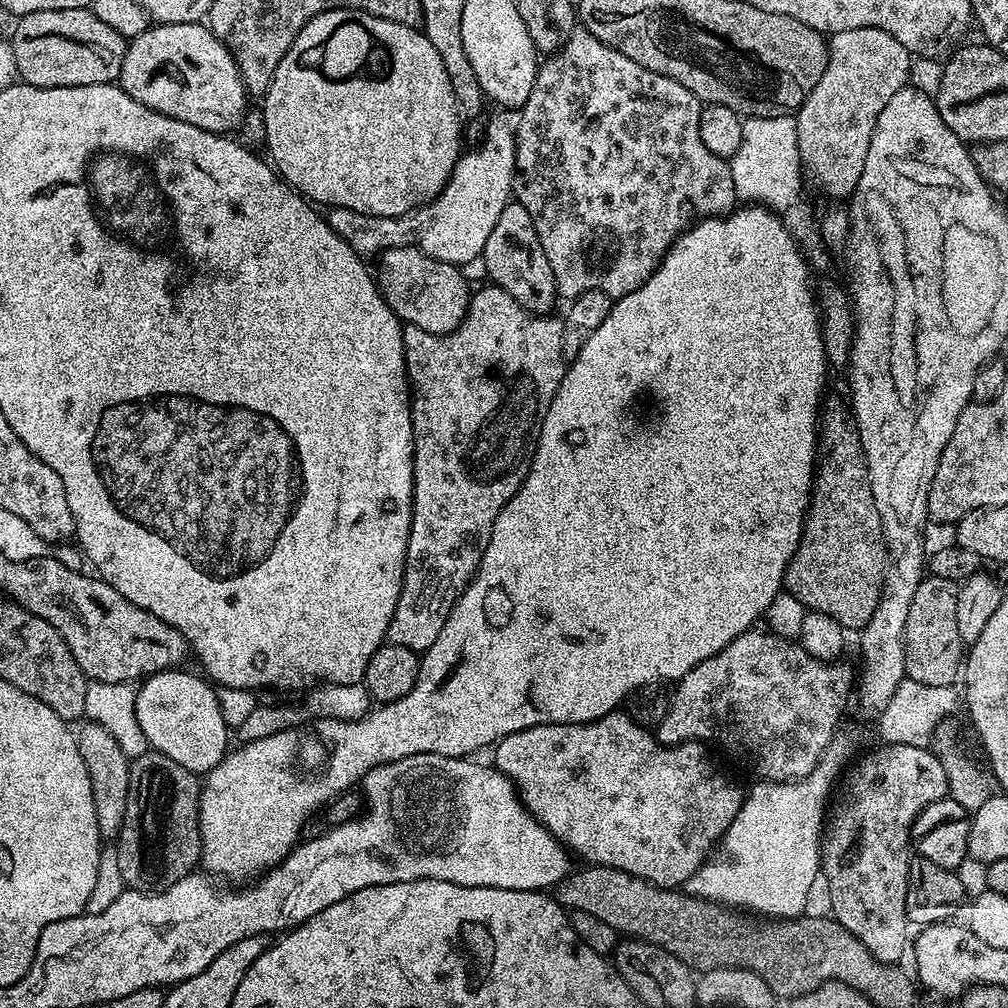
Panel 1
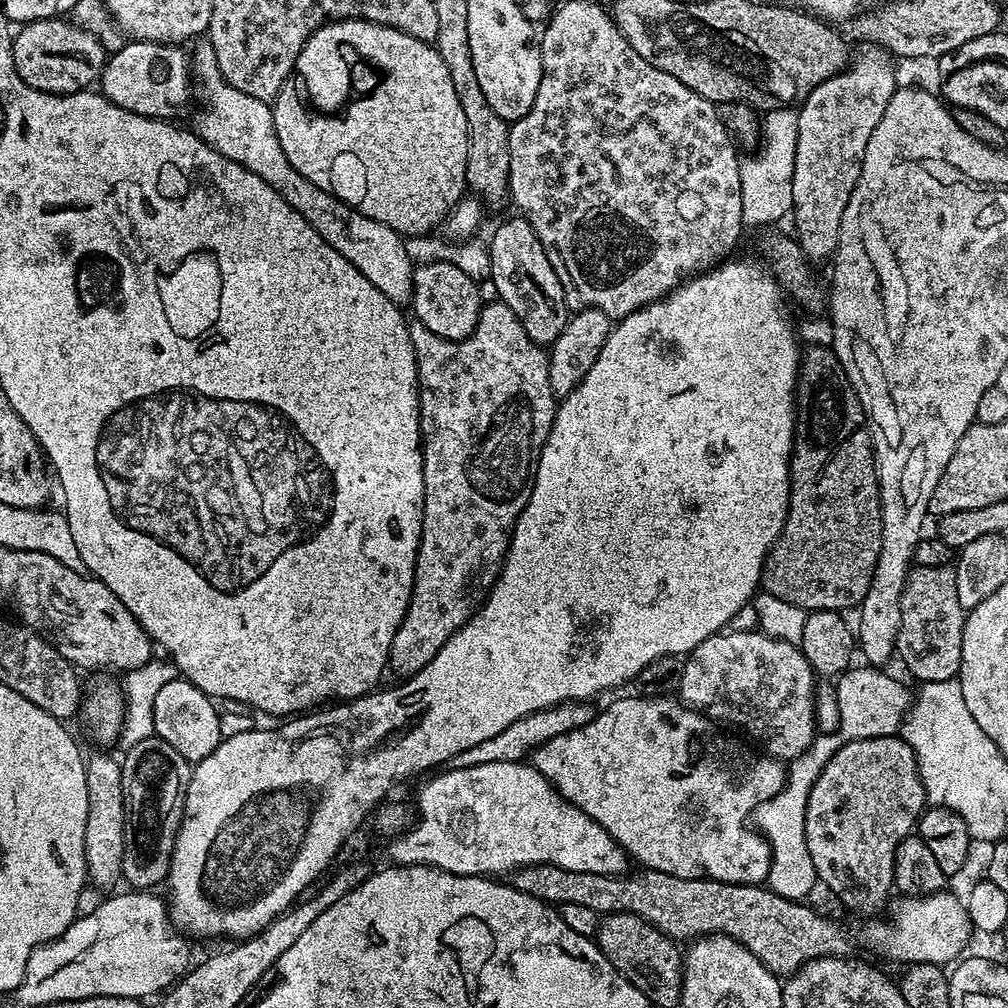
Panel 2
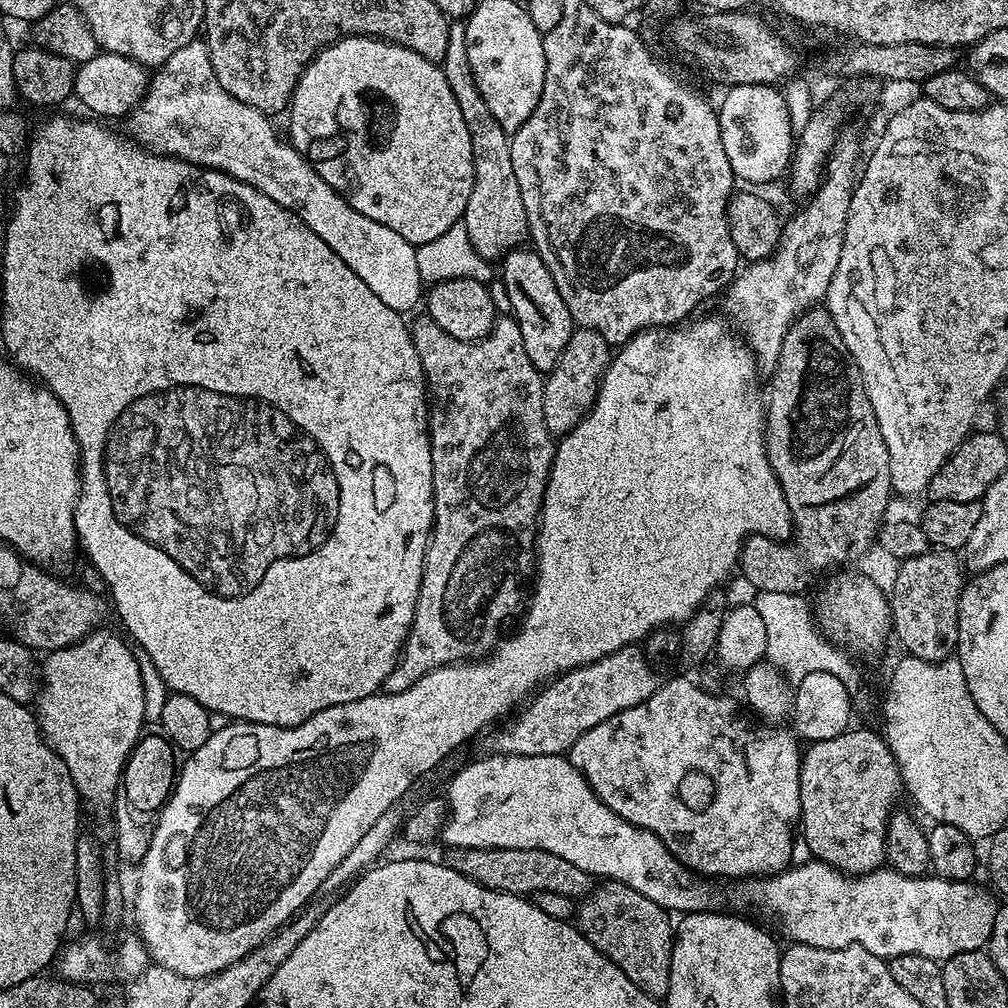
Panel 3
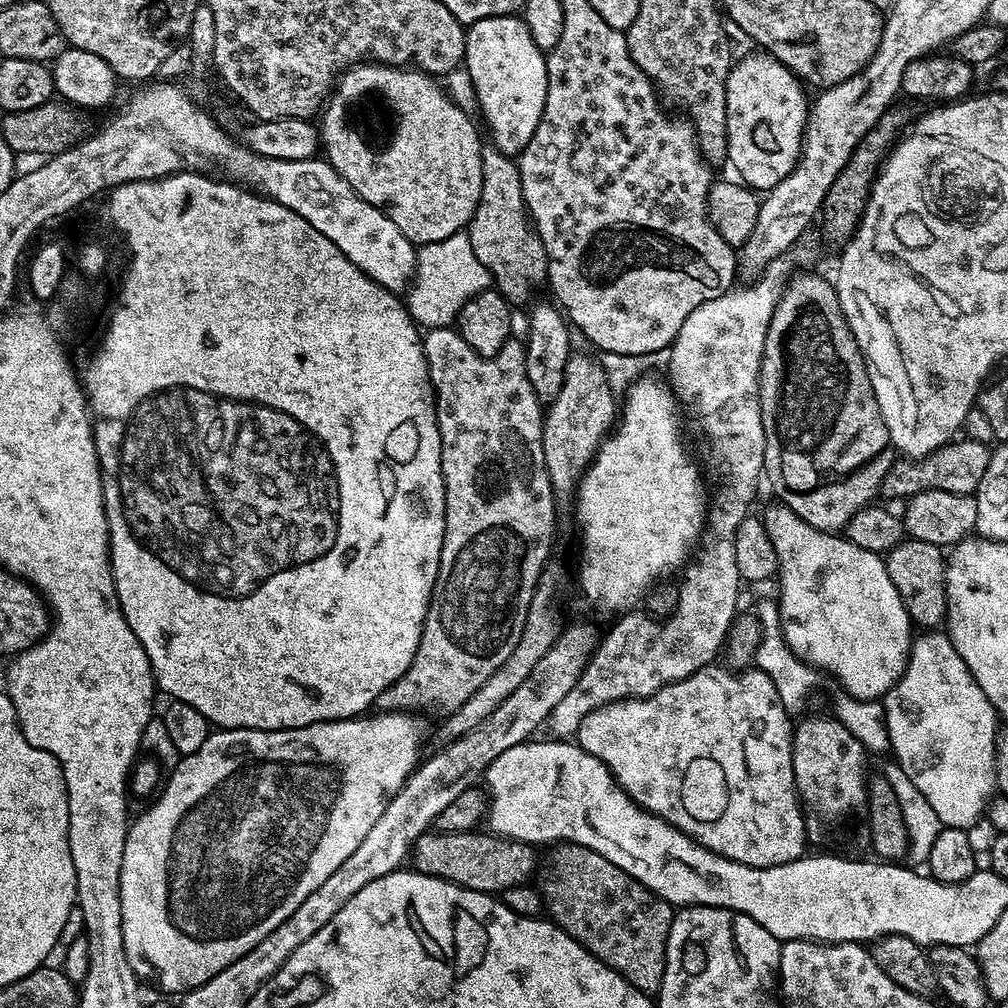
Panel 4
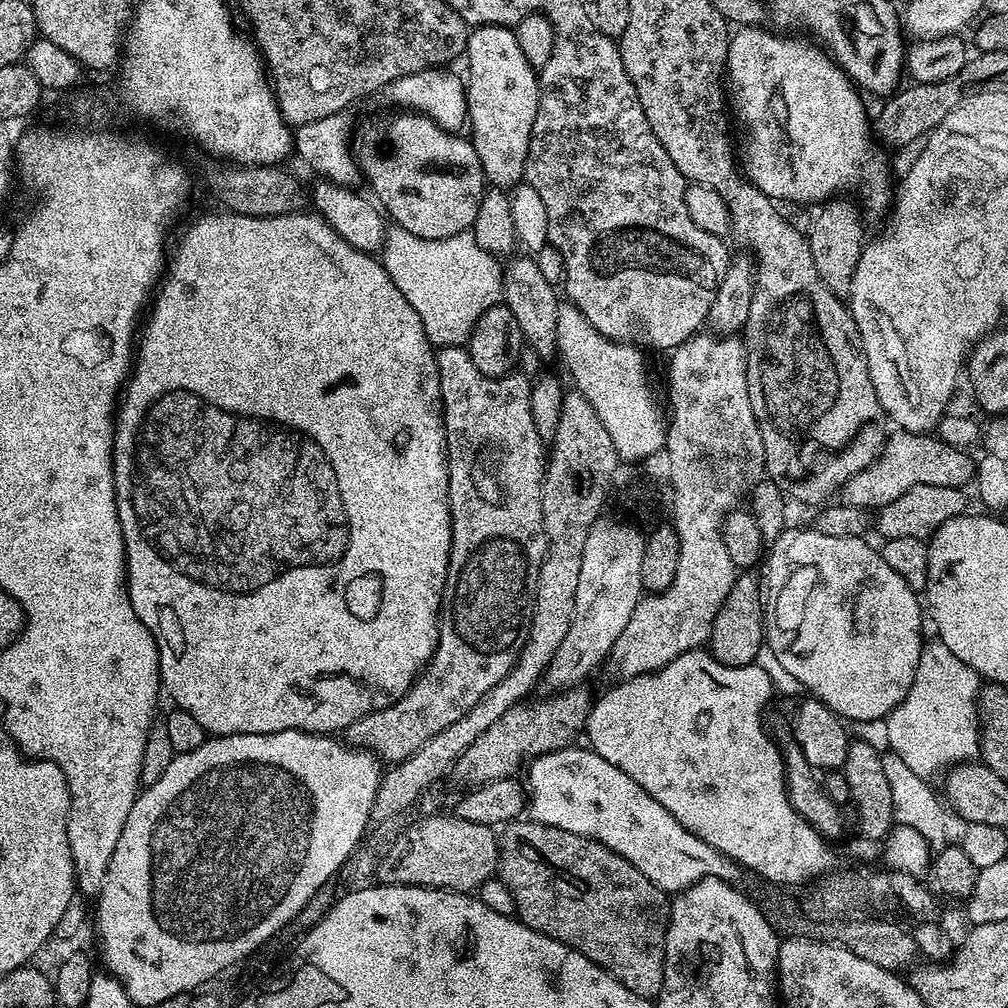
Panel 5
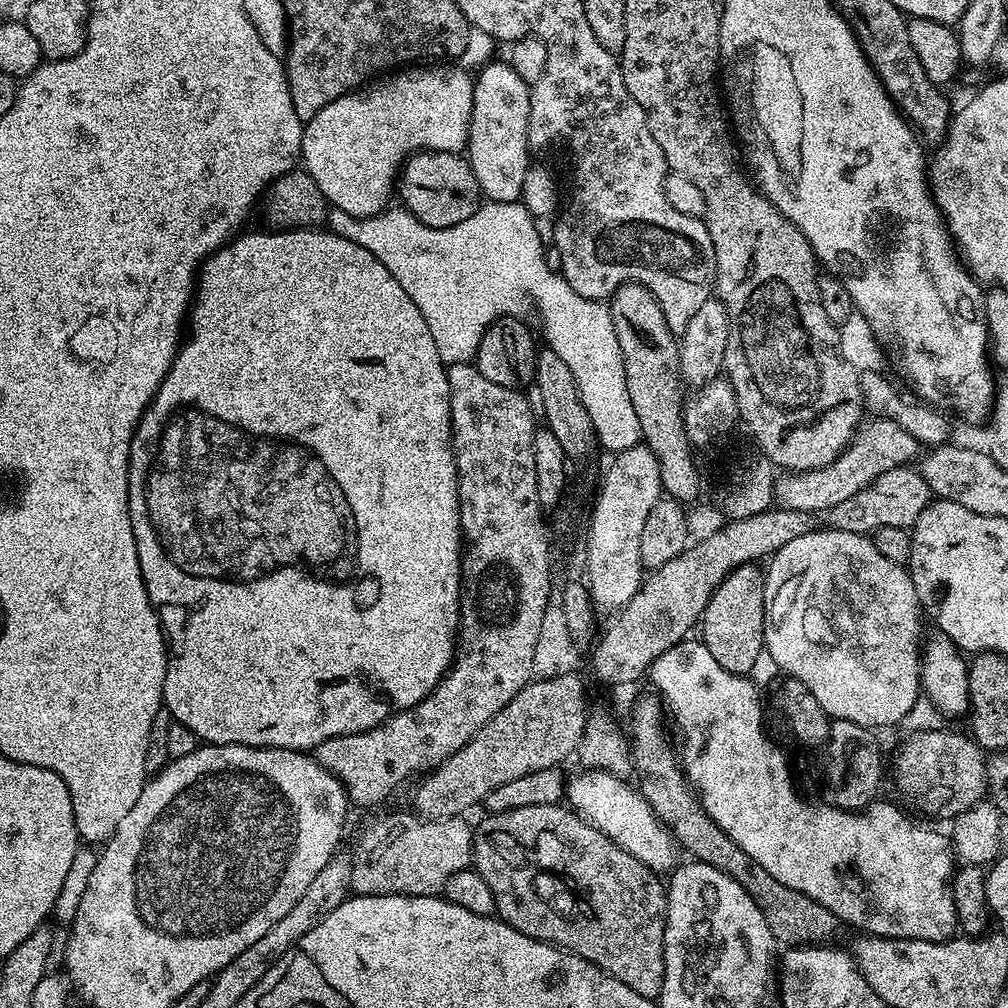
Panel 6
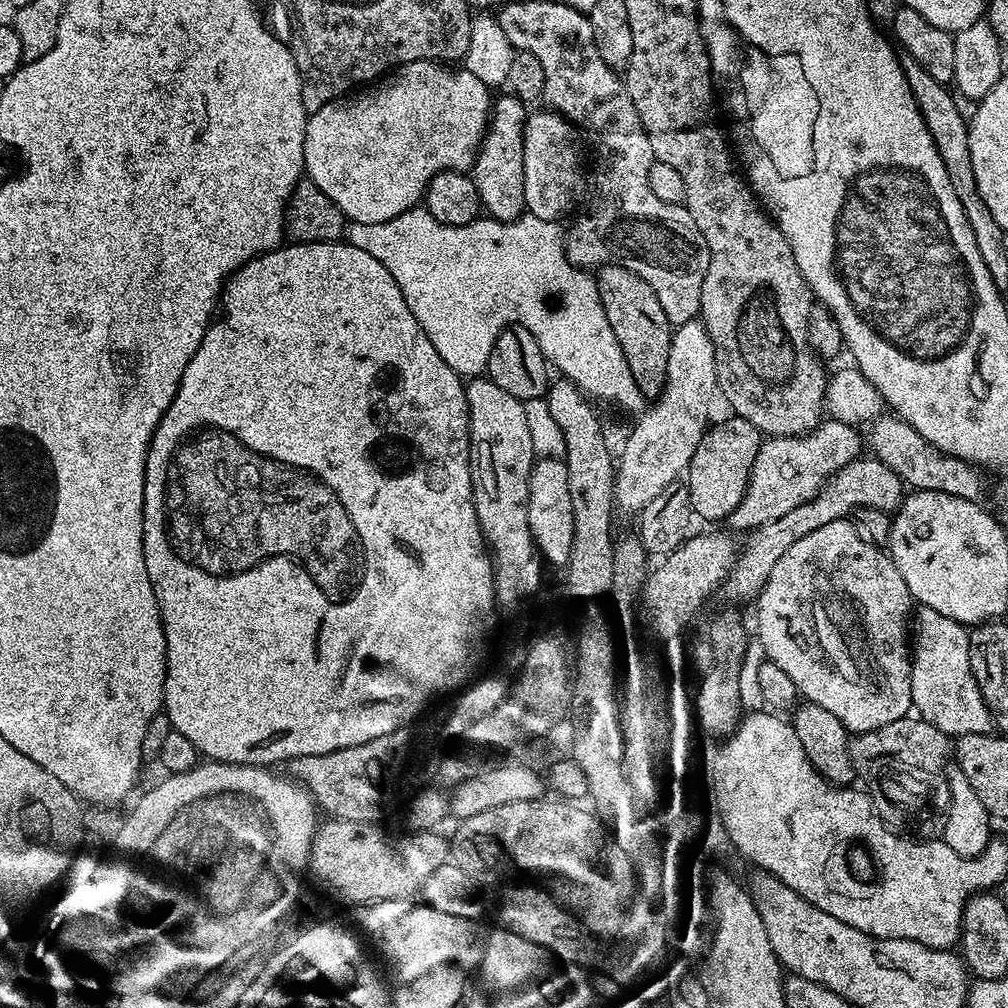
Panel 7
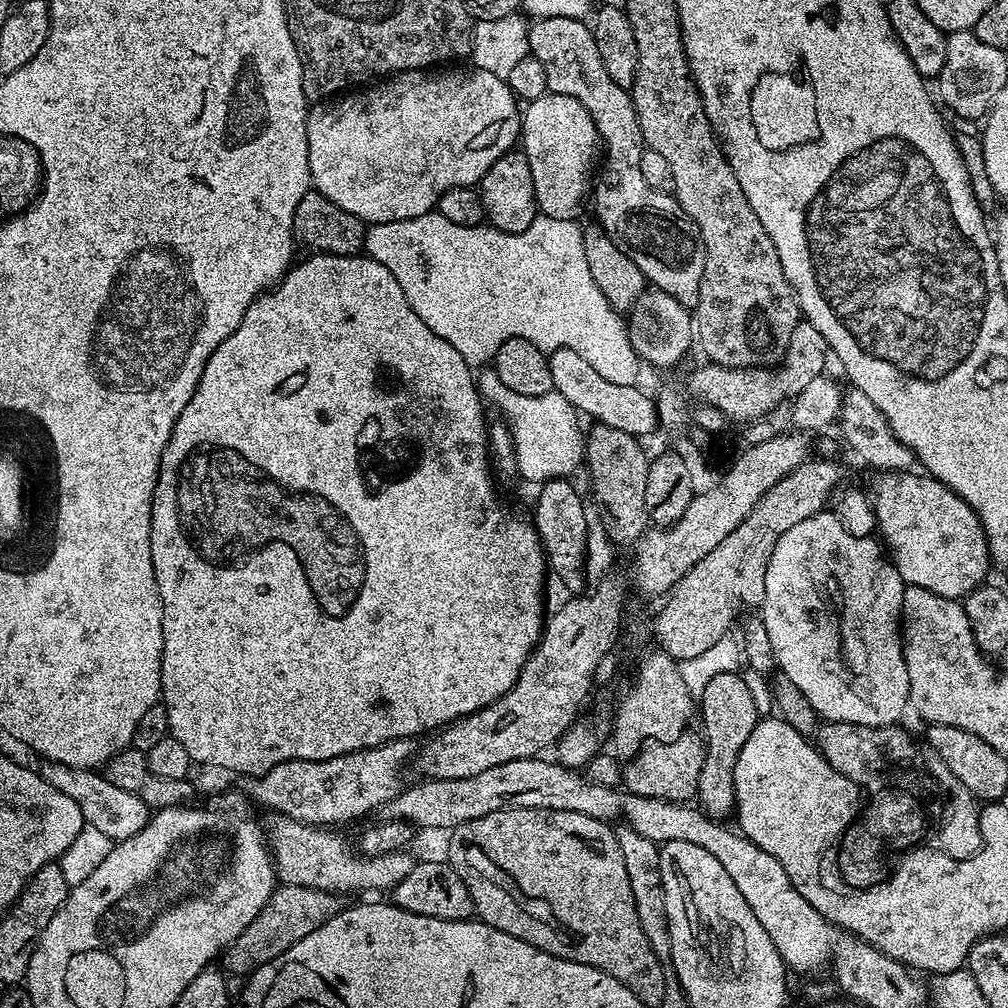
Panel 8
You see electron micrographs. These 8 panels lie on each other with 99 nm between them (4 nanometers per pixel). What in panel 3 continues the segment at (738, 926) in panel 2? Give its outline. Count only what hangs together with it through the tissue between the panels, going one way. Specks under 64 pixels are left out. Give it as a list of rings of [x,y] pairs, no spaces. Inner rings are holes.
[[[454,848],[447,849],[446,862],[458,874],[478,882],[495,892],[509,892],[525,898],[535,897],[537,892],[566,894],[584,898],[593,891],[594,877],[586,870],[578,870],[574,862],[550,854],[550,850],[526,850],[525,848]]]

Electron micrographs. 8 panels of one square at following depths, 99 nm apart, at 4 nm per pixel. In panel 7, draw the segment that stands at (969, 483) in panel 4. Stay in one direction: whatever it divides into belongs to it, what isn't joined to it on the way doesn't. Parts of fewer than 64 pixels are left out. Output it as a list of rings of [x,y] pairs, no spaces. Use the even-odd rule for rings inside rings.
[[[828,418],[802,436],[765,439],[750,470],[748,491],[730,517],[731,527],[755,530],[782,518],[782,514],[788,514],[794,506],[810,502],[834,473],[861,455],[862,436],[856,432],[859,431],[853,425]]]

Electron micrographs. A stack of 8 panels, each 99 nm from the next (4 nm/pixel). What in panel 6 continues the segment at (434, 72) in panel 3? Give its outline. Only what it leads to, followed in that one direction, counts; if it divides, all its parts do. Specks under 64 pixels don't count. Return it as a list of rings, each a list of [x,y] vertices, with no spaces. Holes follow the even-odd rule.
[[[419,151],[408,157],[404,161],[403,169],[398,177],[398,196],[402,199],[403,207],[408,212],[418,218],[431,228],[445,228],[446,226],[458,226],[458,222],[466,222],[470,214],[474,214],[480,209],[482,197],[478,178],[474,178],[474,170],[469,166],[467,159],[463,155],[454,152],[426,152]]]

